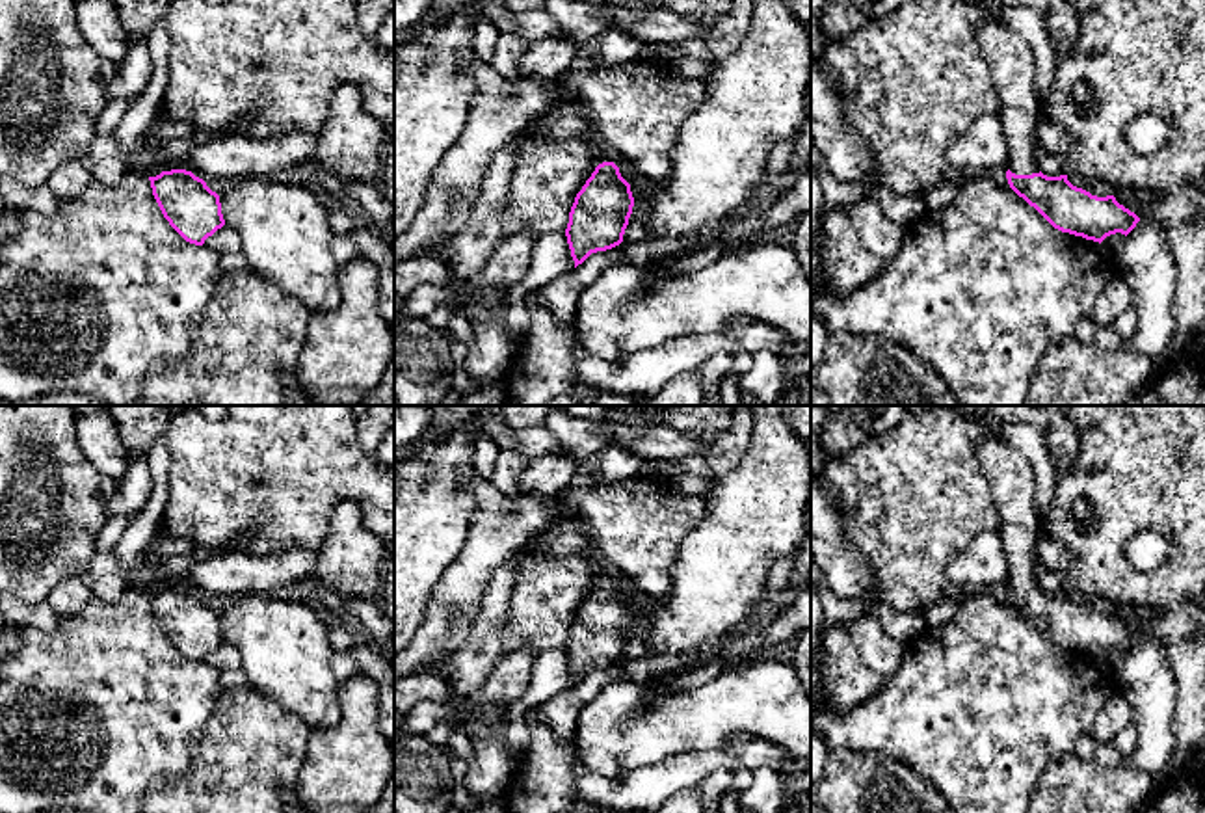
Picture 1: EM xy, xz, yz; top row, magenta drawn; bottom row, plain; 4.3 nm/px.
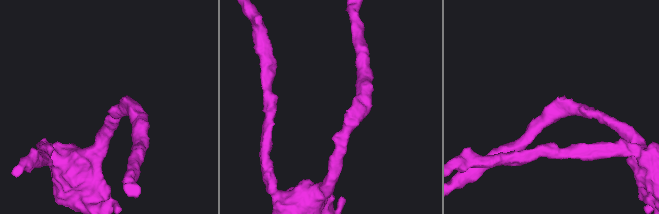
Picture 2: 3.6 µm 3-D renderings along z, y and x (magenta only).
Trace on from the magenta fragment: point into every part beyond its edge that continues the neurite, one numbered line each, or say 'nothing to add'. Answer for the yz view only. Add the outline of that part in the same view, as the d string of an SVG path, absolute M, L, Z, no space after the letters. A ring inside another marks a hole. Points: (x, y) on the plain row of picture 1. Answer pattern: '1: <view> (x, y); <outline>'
1: yz (1010, 477); M1004 437L978 441L976 454L1000 515L999 534L1008 554L1010 588L1015 592L1039 590L1036 577L1039 564L1034 551L1041 530L1034 512L1034 471Z

